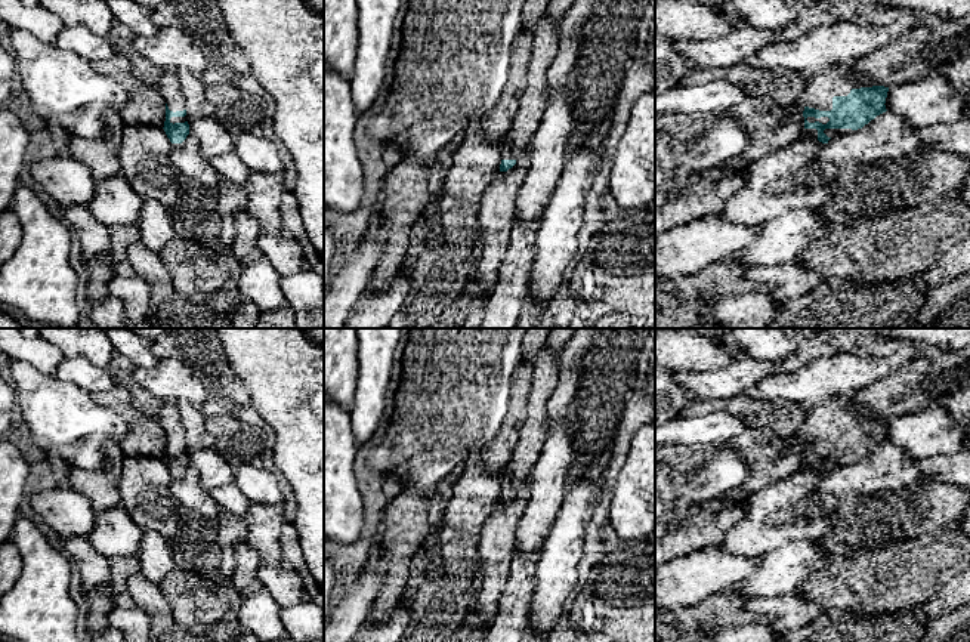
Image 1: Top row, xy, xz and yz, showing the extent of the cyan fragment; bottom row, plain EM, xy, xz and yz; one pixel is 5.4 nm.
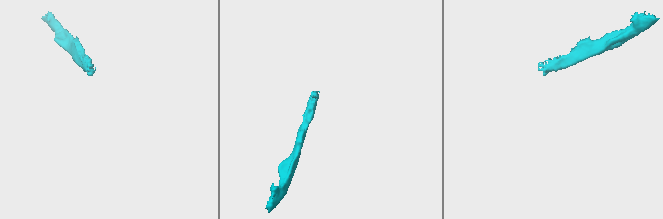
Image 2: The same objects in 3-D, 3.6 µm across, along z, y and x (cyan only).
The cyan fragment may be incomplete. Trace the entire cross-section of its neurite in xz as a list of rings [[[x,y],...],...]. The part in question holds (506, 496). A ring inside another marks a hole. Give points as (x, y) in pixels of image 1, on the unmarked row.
[[[544,346],[532,370],[532,386],[526,404],[526,414],[518,430],[518,442],[510,462],[503,469],[500,503],[507,503],[516,496],[519,487],[531,475],[540,459],[547,438],[547,402],[557,385],[559,357]]]

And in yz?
[[[830,396],[822,402],[813,404],[803,426],[785,439],[785,453],[803,454],[804,460],[798,470],[818,470],[822,475],[834,467],[852,464],[862,460],[877,447],[886,444],[886,429],[889,419],[865,419],[864,413],[850,404],[850,396]]]

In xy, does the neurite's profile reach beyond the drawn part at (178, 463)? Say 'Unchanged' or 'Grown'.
Grown

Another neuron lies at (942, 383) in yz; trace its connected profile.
[[[946,374],[935,376],[929,383],[939,393],[946,393],[946,392],[958,388],[958,385],[954,382],[954,379]]]

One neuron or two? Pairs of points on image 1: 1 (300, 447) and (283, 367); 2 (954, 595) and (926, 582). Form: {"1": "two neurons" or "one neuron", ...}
{"1": "one neuron", "2": "two neurons"}

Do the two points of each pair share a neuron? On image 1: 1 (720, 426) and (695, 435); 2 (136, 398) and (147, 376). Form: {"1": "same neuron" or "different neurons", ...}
{"1": "same neuron", "2": "different neurons"}

